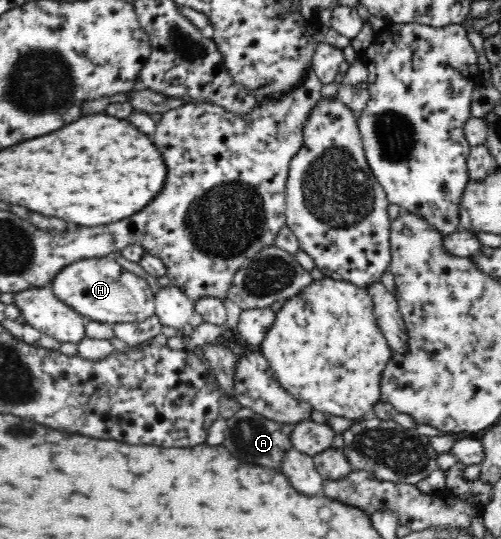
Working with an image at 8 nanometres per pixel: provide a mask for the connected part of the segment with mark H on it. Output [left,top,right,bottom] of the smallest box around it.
[49,255,155,324]

